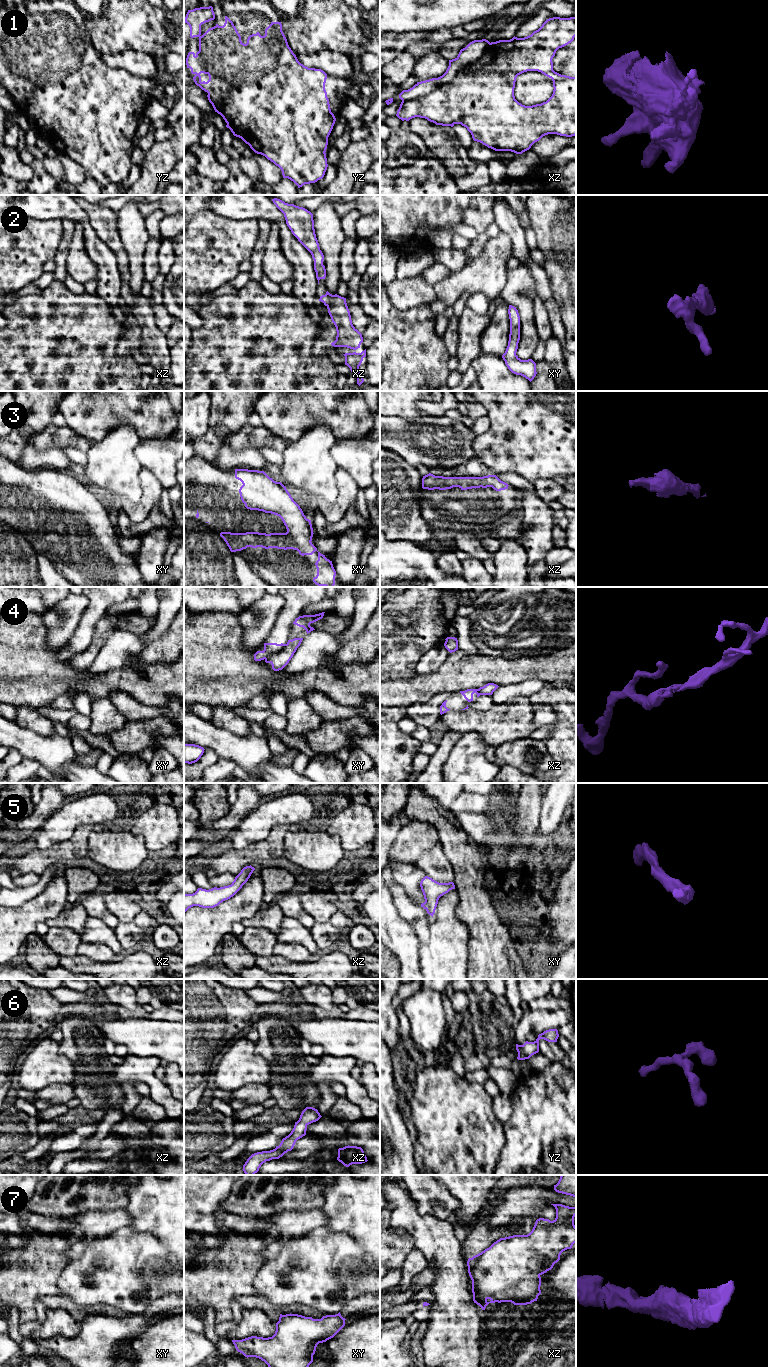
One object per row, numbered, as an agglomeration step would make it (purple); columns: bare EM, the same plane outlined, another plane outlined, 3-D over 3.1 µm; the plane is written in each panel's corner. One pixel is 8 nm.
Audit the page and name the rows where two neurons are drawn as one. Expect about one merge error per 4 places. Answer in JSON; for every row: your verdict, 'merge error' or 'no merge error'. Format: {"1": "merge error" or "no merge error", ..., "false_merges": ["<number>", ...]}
{"1": "no merge error", "2": "no merge error", "3": "no merge error", "4": "merge error", "5": "no merge error", "6": "no merge error", "7": "no merge error", "false_merges": ["4"]}

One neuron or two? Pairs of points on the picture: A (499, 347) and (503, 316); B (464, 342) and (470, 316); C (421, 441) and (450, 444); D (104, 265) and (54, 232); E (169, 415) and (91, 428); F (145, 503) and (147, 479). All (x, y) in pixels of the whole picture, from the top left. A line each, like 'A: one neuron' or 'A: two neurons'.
A: one neuron
B: one neuron
C: one neuron
D: two neurons
E: one neuron
F: one neuron

